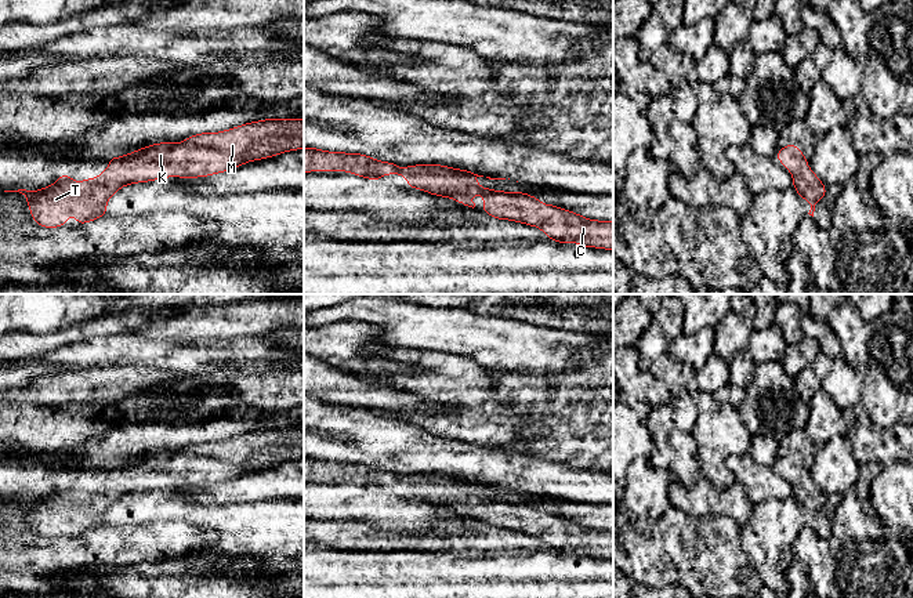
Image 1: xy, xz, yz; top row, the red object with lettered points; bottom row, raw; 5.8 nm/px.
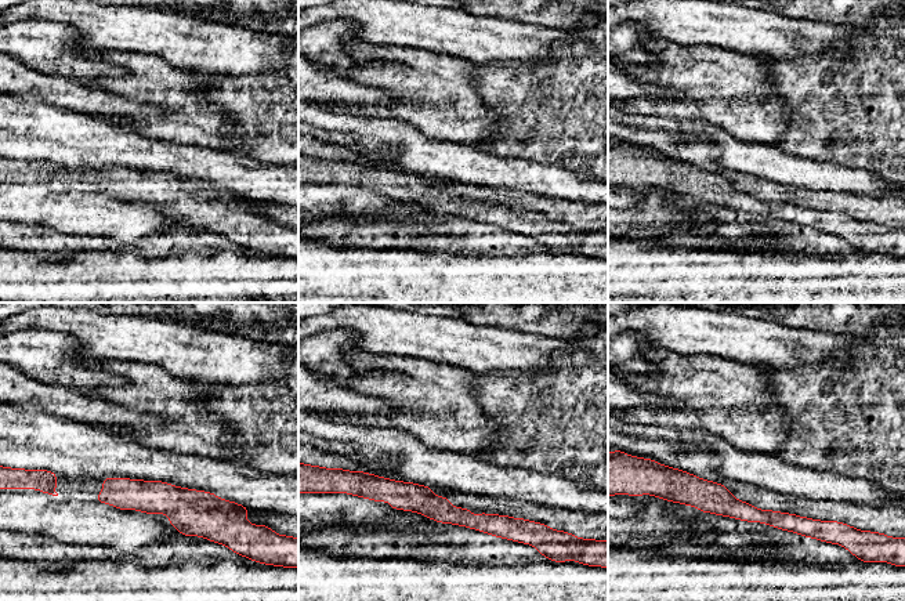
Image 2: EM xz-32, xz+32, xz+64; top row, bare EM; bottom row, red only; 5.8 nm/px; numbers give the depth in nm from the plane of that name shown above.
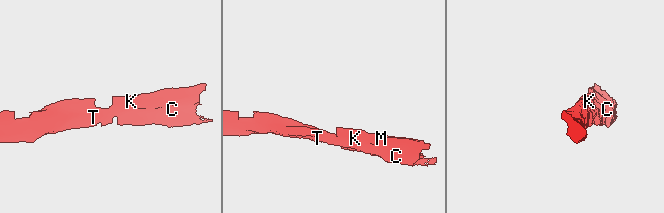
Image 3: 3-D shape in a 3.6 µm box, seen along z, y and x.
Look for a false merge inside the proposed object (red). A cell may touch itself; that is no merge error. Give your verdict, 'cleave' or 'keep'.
keep

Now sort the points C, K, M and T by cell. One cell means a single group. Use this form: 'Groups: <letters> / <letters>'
Groups: C K M T

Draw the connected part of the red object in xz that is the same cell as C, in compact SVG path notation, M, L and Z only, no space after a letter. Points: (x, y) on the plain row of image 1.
M304 457L304 482L311 481L347 481L373 490L378 490L381 485L388 483L405 485L407 489L407 497L425 500L435 505L452 507L454 511L463 512L464 515L472 518L475 517L475 512L471 510L471 507L482 503L482 521L494 526L496 529L508 529L537 536L544 541L544 544L558 552L577 552L583 557L613 559L613 530L584 528L577 522L557 517L554 514L544 514L537 507L523 501L504 501L483 497L475 492L478 486L483 485L478 485L474 481L441 474L410 474L401 478L395 472L380 471L362 463L329 461L318 457Z

